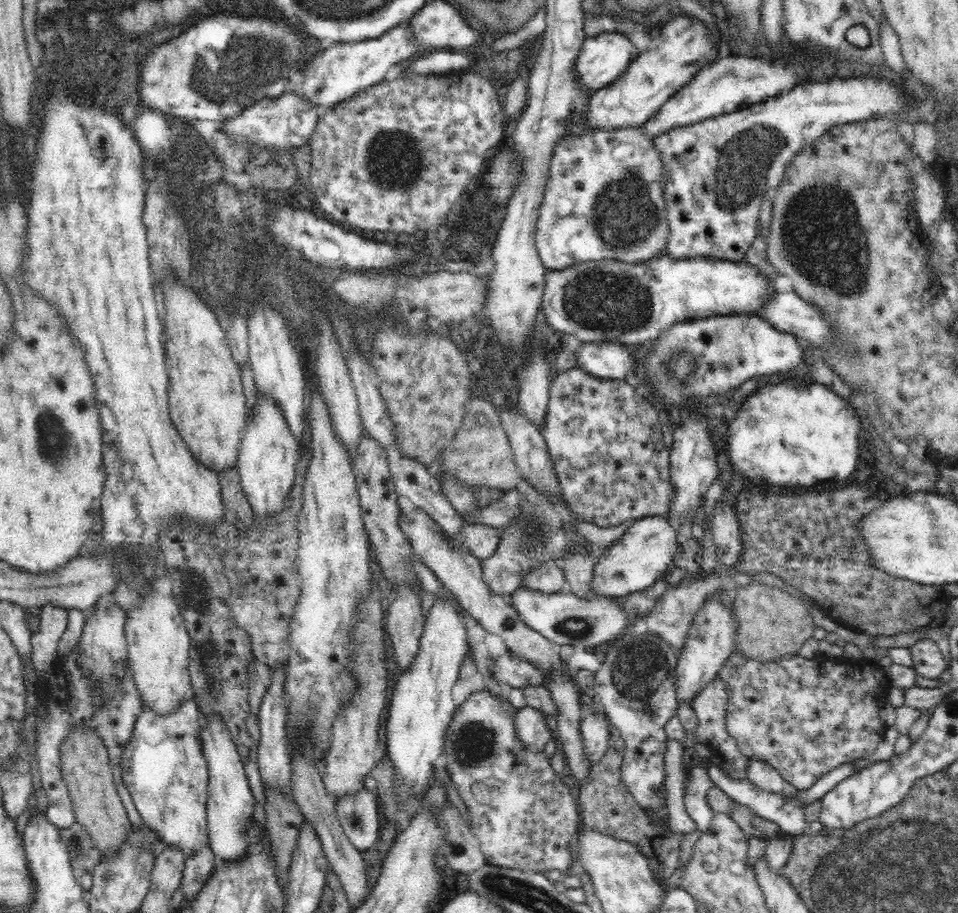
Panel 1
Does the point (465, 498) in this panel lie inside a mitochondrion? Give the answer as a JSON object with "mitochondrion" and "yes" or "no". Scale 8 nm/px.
{"mitochondrion":"no"}

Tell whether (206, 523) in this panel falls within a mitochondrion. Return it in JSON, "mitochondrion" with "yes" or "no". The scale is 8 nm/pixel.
{"mitochondrion":"no"}

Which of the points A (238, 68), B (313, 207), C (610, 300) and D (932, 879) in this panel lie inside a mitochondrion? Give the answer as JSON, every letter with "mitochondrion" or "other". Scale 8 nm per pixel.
{"A":"mitochondrion","B":"other","C":"mitochondrion","D":"mitochondrion"}

